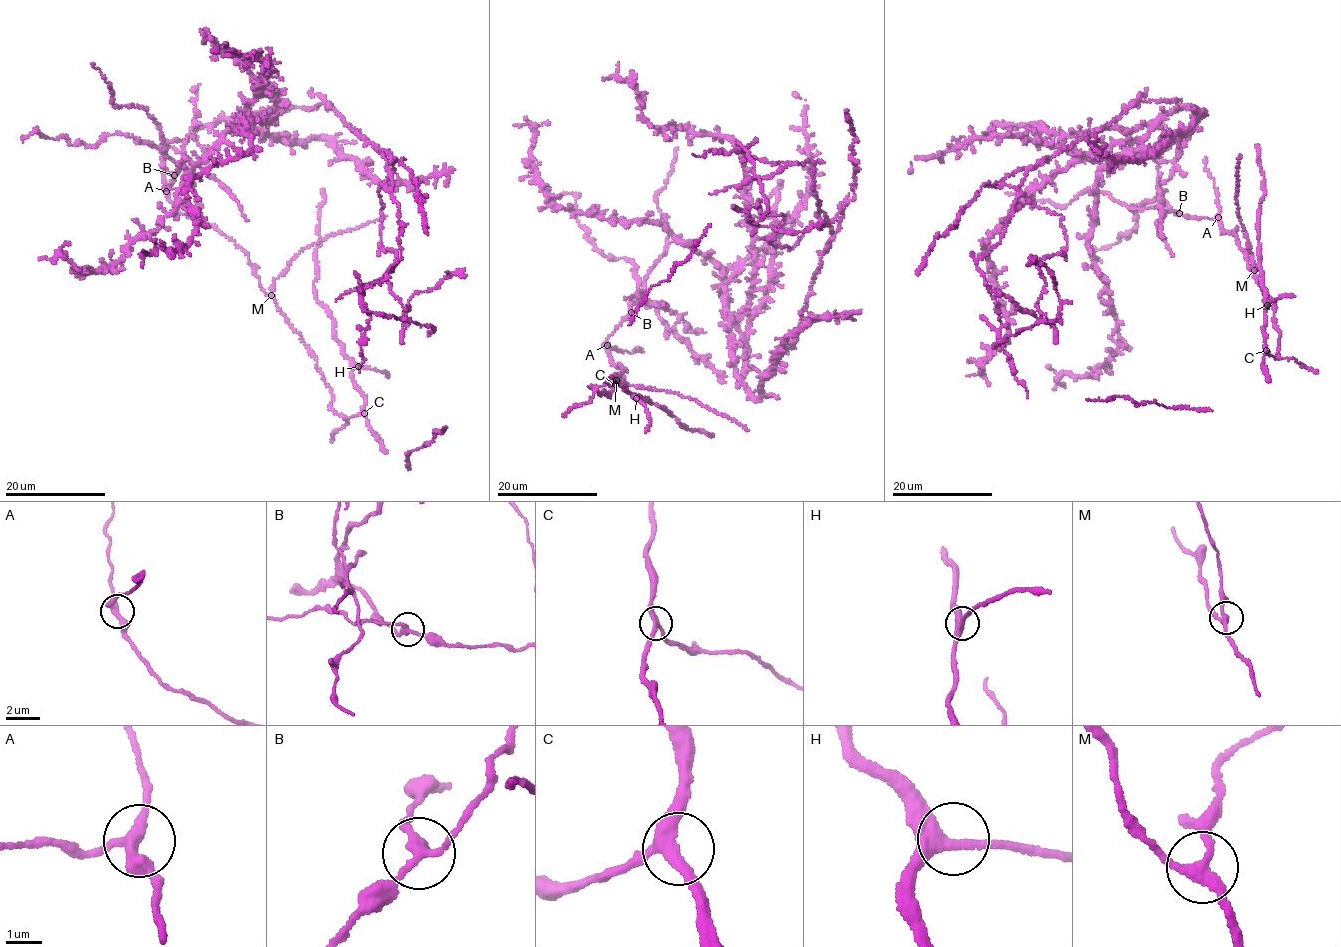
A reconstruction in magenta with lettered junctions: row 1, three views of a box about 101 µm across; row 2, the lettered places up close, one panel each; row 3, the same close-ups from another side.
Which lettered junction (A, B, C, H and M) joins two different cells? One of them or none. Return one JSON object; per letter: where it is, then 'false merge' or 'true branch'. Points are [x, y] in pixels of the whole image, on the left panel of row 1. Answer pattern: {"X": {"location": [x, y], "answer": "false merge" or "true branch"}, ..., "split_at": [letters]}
{"A": {"location": [166, 191], "answer": "true branch"}, "B": {"location": [174, 175], "answer": "false merge"}, "C": {"location": [364, 413], "answer": "true branch"}, "H": {"location": [358, 366], "answer": "true branch"}, "M": {"location": [271, 295], "answer": "true branch"}, "split_at": ["B"]}

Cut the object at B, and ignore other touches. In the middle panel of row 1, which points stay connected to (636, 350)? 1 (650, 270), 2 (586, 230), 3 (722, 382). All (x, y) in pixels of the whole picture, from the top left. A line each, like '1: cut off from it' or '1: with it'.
1: with it
2: cut off from it
3: cut off from it

